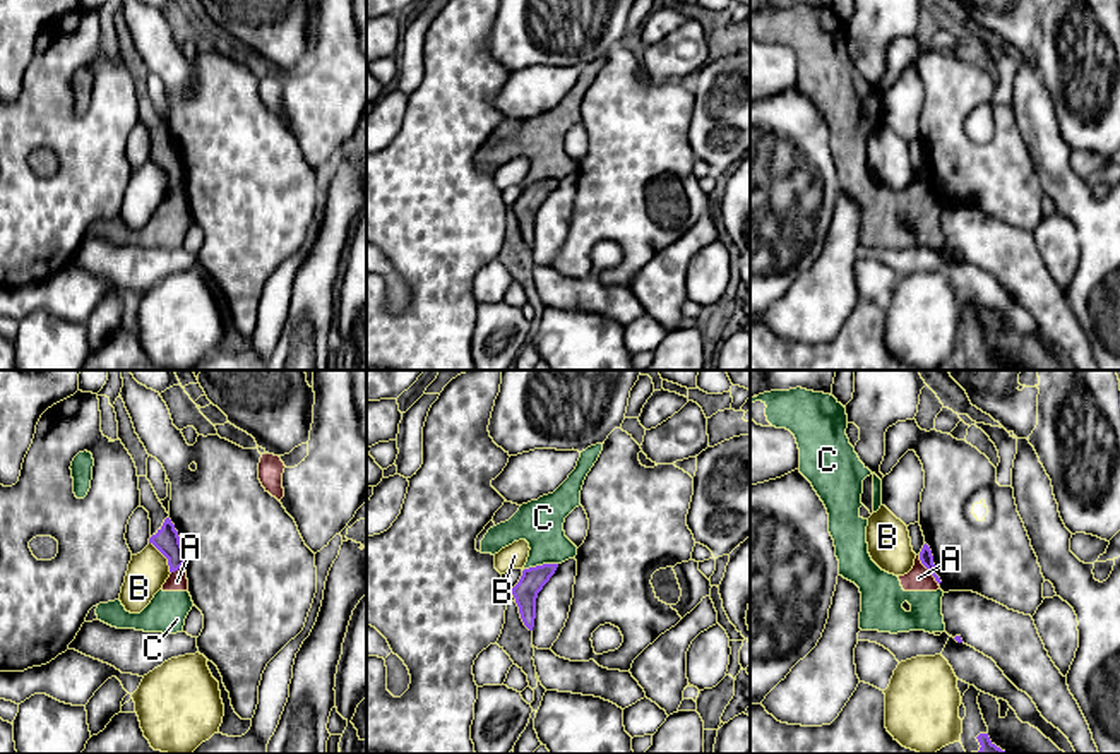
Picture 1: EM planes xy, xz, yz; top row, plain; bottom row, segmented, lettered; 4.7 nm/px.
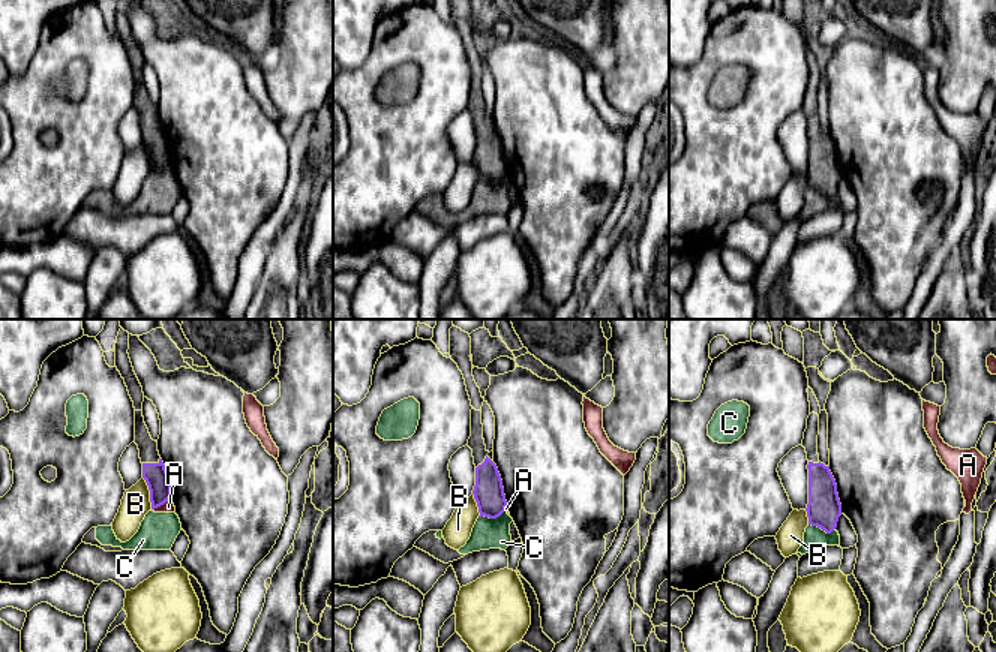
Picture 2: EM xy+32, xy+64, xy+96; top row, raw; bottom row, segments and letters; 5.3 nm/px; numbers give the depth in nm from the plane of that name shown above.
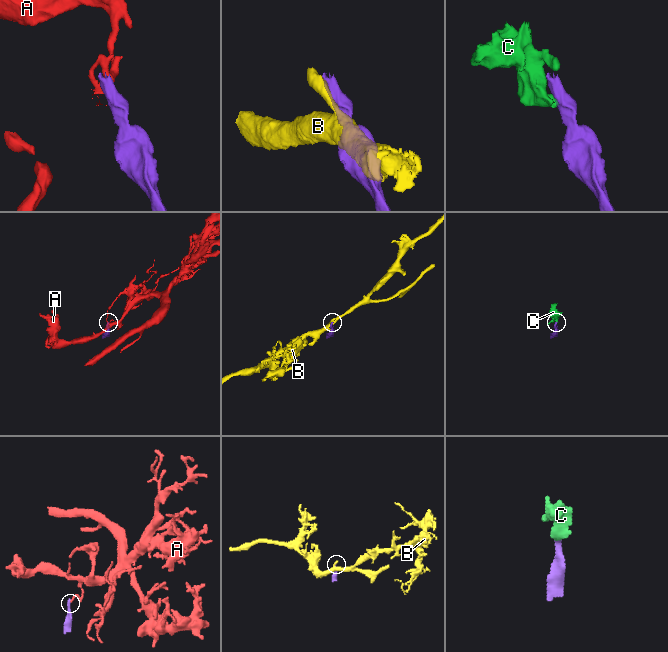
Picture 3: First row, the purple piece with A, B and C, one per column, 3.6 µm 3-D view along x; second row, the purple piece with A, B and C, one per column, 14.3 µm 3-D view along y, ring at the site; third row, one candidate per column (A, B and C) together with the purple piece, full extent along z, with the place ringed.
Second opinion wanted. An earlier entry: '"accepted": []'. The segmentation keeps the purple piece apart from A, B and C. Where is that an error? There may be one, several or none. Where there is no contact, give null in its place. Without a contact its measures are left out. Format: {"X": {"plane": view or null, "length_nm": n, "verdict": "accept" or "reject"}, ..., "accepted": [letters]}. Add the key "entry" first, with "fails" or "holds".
{"entry": "holds", "A": {"plane": "yz", "length_nm": 170, "verdict": "reject"}, "B": {"plane": "xy", "length_nm": 180, "verdict": "reject"}, "C": {"plane": "xz", "length_nm": 170, "verdict": "reject"}, "accepted": []}

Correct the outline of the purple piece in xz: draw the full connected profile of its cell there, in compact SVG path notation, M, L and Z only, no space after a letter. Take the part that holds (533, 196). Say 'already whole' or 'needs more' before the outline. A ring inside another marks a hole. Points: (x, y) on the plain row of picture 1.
already whole; M543 180L524 185L519 199L512 204L521 235L529 247L534 243L538 209L555 190L557 183L558 180Z

